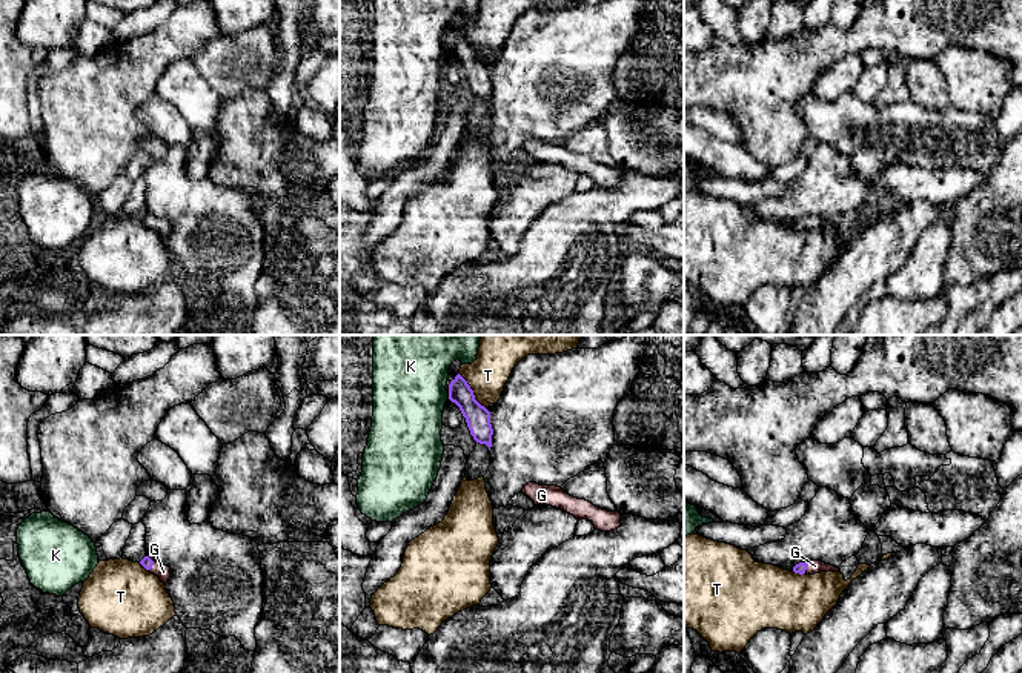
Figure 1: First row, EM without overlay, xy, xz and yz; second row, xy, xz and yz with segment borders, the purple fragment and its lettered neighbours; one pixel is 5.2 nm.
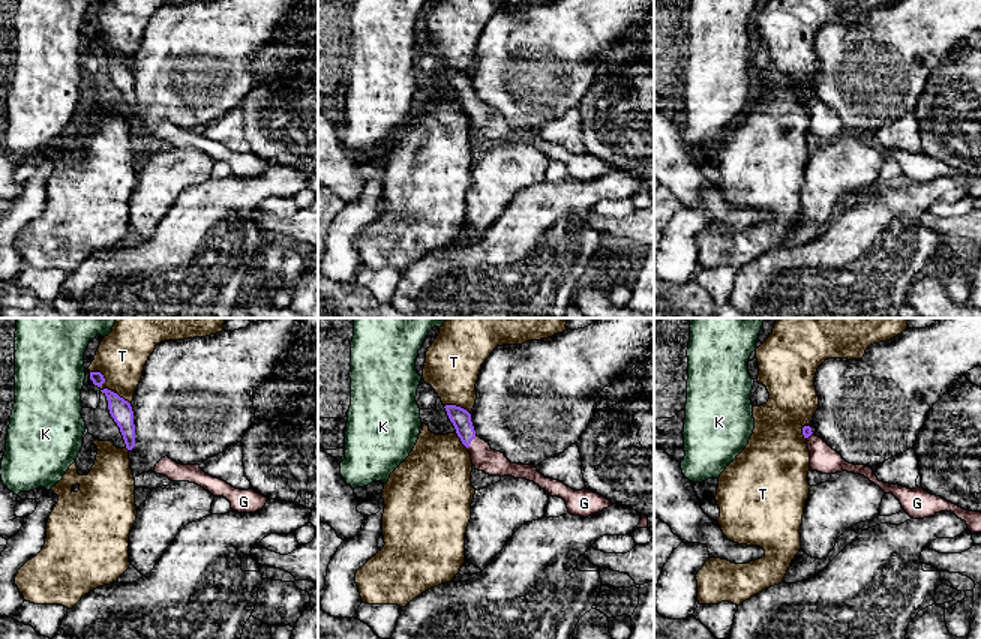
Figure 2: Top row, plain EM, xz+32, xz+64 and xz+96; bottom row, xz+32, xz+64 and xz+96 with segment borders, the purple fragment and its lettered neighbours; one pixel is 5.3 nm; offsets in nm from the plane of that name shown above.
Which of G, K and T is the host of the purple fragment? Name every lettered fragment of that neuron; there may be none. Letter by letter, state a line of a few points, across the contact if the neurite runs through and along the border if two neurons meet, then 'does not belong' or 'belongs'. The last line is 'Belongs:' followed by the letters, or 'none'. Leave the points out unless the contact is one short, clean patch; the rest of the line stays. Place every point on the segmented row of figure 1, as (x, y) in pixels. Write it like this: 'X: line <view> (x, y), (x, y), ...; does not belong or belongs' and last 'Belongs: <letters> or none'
G: line yz (801, 567), (807, 566), (815, 566); belongs
K: does not belong
T: does not belong
Belongs: G

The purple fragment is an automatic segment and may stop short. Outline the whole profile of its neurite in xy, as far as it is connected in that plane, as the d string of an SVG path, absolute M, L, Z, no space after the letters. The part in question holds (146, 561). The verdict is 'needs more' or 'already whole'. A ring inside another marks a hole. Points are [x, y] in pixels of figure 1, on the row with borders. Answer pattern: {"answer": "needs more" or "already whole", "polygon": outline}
{"answer": "needs more", "polygon": "M144 556L140 564L149 570L151 573L154 573L155 576L160 578L161 582L168 582L171 578L171 567L161 564L161 562L154 562L149 556Z"}

